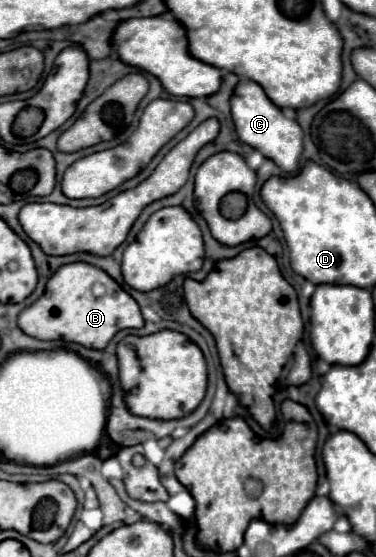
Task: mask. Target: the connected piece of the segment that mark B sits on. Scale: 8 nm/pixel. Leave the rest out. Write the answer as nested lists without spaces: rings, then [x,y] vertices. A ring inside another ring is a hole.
[[[69,263],[59,267],[59,271],[47,281],[45,293],[19,315],[19,329],[35,339],[55,341],[63,339],[67,343],[79,343],[89,349],[105,349],[113,335],[121,329],[141,329],[143,317],[137,301],[127,295],[105,271],[89,263]],[[101,283],[105,287],[103,297],[95,297],[91,287]]]

